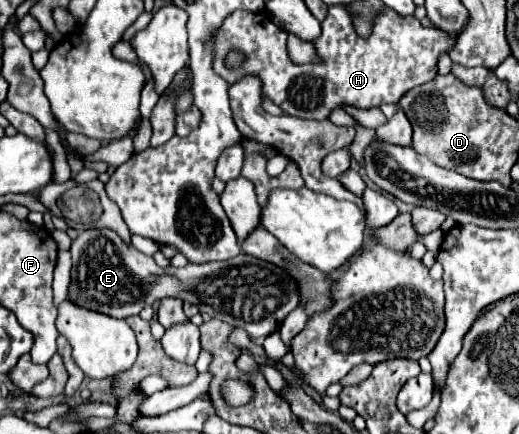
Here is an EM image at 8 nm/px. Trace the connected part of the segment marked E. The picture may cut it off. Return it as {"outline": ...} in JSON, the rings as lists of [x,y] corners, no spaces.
{"outline":[[[85,230],[73,240],[69,252],[73,256],[69,300],[85,310],[111,318],[125,320],[161,298],[175,296],[193,302],[201,314],[245,328],[249,338],[257,340],[279,330],[283,318],[301,304],[301,292],[295,278],[279,266],[247,254],[239,254],[225,262],[159,268],[151,256],[127,246],[113,230]]]}

